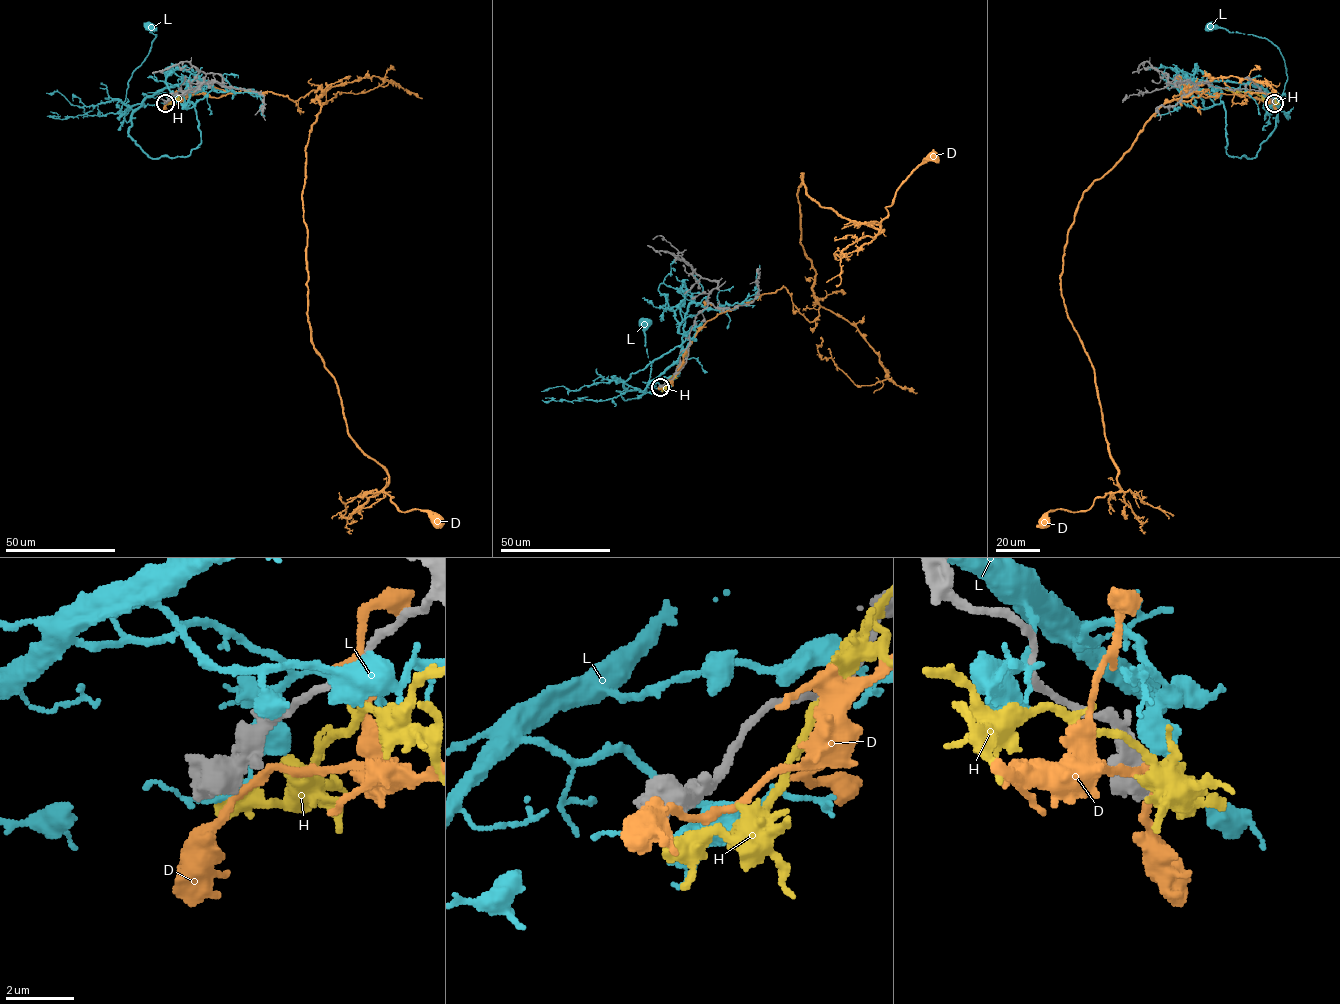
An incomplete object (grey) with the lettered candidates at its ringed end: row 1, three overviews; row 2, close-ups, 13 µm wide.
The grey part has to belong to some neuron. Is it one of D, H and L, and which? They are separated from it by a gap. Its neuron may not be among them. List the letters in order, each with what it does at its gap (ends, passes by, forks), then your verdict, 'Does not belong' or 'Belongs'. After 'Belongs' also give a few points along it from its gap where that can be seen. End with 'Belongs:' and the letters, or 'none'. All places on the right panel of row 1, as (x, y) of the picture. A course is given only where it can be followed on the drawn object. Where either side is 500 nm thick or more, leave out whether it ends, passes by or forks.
D: Does not belong
H: Does not belong
L: Does not belong
Belongs: none

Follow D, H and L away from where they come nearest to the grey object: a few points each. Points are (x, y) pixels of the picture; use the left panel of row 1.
D: (166, 104), (325, 92), (302, 198), (311, 340), (348, 436), (386, 472), (386, 493), (438, 522)
H: (166, 103), (187, 91), (202, 89)
L: (165, 103), (170, 96), (166, 92), (146, 97), (127, 123), (121, 110), (132, 73), (156, 37), (150, 27)

